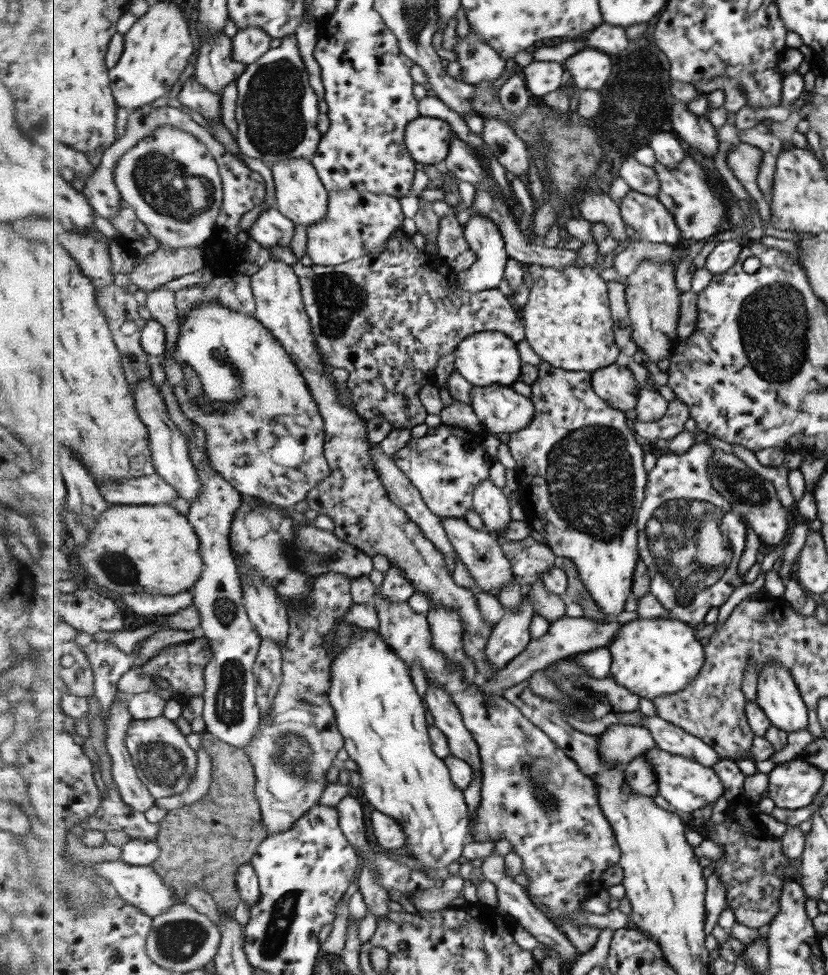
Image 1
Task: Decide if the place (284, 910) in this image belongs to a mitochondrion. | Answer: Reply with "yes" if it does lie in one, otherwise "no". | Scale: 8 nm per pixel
yes

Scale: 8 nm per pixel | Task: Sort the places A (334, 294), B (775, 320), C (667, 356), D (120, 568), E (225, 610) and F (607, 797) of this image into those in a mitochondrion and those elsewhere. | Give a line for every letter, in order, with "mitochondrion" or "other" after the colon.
A: mitochondrion
B: mitochondrion
C: other
D: mitochondrion
E: mitochondrion
F: other

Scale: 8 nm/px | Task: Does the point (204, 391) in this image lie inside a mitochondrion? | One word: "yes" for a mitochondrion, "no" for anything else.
yes

